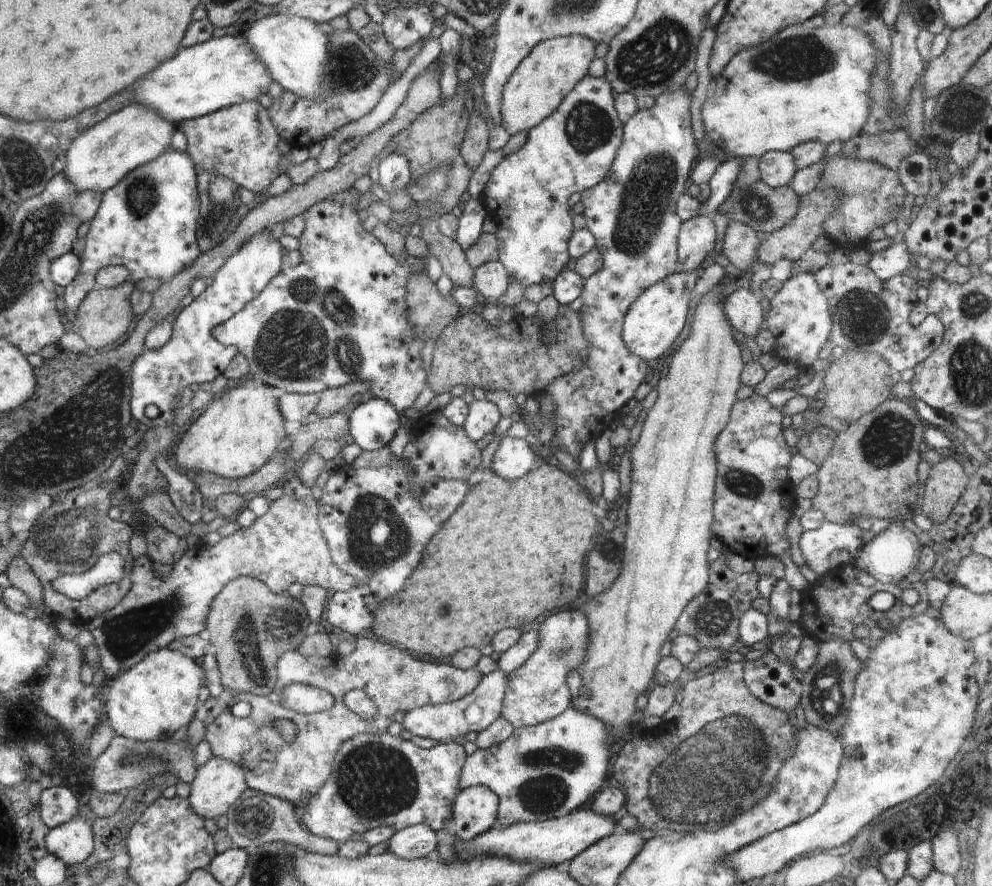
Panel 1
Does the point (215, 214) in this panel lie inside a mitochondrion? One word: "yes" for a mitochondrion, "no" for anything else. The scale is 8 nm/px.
yes

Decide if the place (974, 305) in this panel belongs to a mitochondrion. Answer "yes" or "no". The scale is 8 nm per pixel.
yes

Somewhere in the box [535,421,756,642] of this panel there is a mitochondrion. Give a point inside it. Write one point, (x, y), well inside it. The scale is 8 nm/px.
(712, 619)

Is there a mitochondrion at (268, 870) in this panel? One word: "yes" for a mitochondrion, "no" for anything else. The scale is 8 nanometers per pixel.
yes

